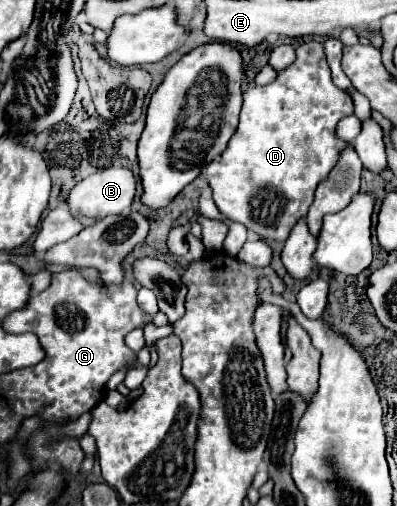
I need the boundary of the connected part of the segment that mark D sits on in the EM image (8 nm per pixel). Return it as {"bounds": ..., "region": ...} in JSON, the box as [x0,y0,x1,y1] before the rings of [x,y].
{"bounds":[207,42,353,242],"region":[[[303,42],[297,46],[297,60],[281,70],[267,86],[251,86],[243,92],[243,108],[239,128],[229,140],[227,150],[207,168],[207,180],[213,190],[217,208],[235,222],[245,224],[263,240],[285,242],[293,226],[307,214],[313,204],[313,194],[319,182],[327,180],[333,166],[339,162],[341,150],[351,146],[337,138],[335,128],[343,116],[353,114],[353,100],[347,90],[341,90],[331,80],[331,70],[323,54],[321,42]]]}

